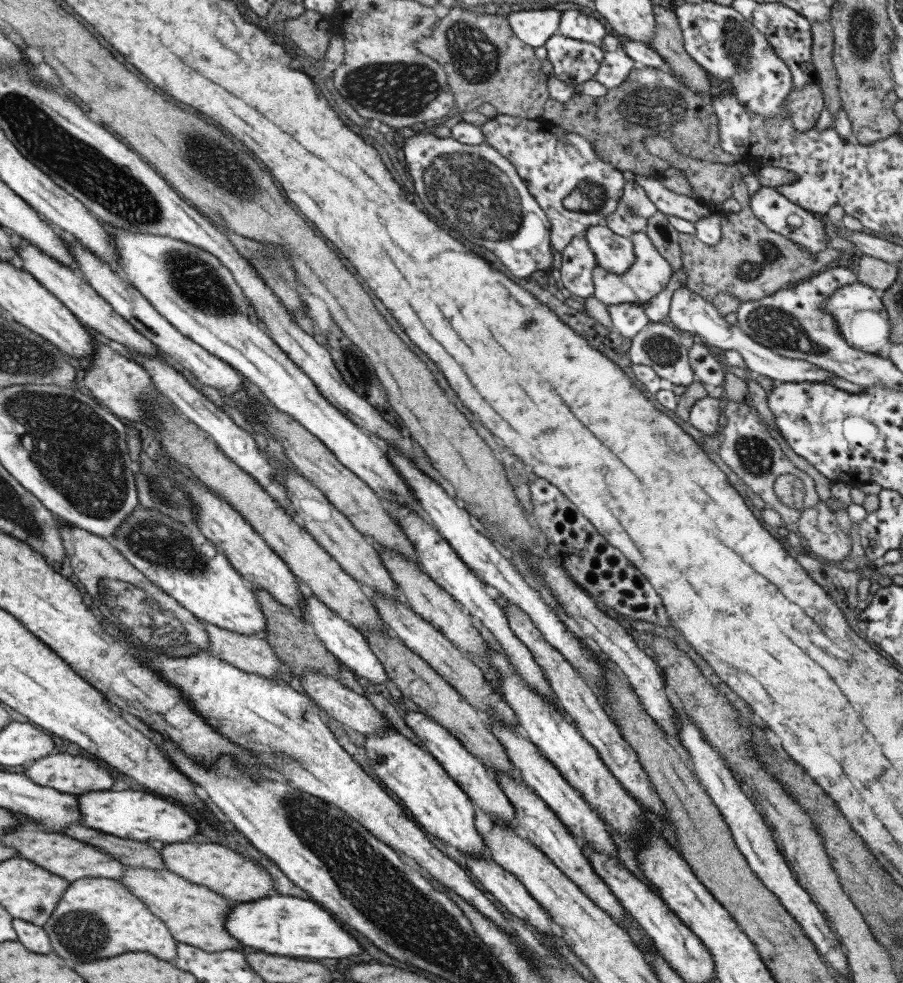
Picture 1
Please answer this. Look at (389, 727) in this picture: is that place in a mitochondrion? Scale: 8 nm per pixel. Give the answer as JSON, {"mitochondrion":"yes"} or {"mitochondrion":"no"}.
{"mitochondrion":"no"}

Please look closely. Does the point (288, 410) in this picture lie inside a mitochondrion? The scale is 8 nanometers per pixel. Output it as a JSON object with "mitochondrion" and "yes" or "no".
{"mitochondrion":"no"}

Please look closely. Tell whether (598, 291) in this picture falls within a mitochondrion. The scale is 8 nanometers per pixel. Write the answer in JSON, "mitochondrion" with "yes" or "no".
{"mitochondrion":"no"}

